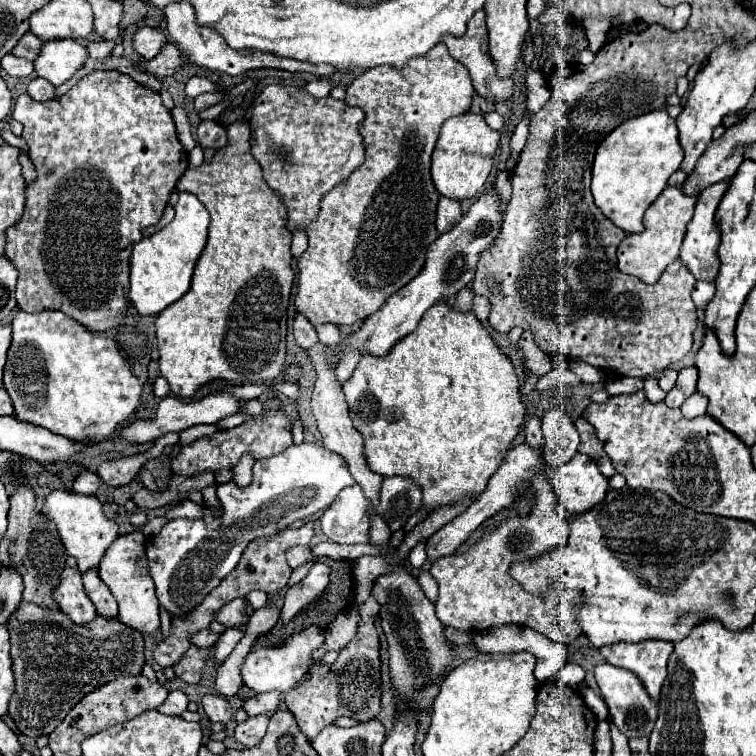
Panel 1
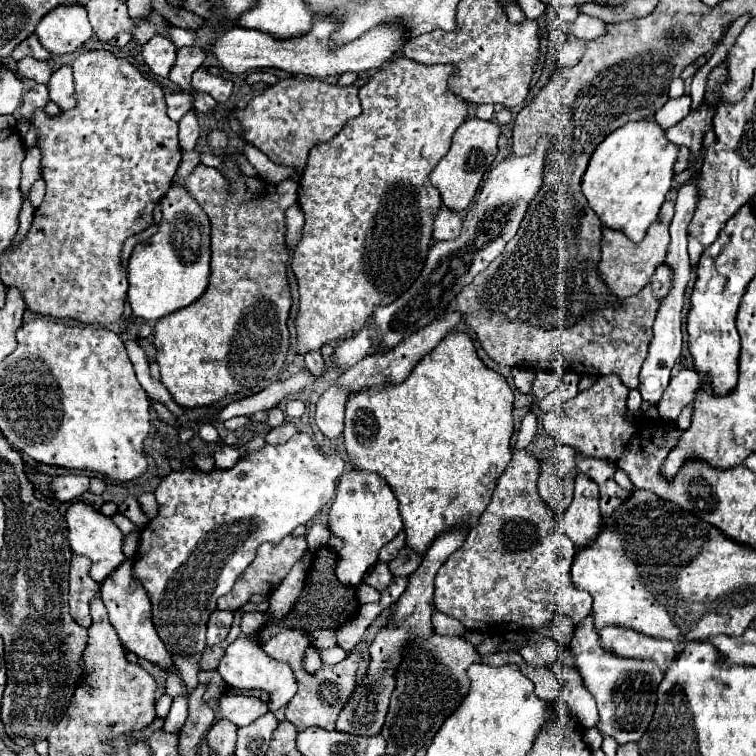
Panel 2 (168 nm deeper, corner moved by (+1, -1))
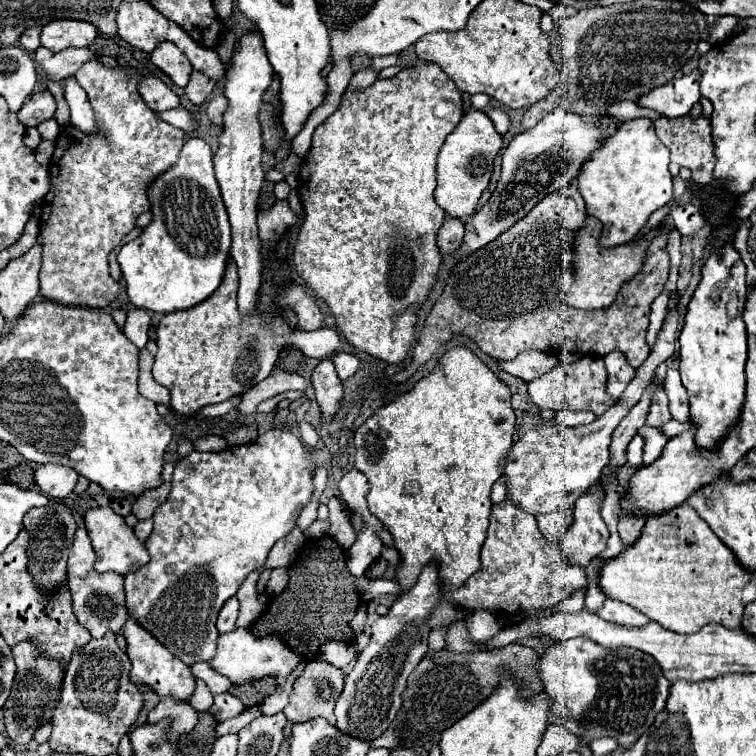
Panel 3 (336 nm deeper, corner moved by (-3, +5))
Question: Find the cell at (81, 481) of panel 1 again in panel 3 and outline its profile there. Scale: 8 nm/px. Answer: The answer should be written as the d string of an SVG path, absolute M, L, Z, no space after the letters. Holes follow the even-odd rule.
M37 466L35 468L35 482L41 488L43 494L47 494L49 498L67 498L75 484L79 480L79 474L73 472L73 468L65 468L65 466Z

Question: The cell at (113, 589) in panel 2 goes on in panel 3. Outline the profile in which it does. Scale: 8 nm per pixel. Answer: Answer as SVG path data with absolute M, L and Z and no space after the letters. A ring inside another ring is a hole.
M127 612L127 622L125 622L121 634L127 640L127 656L133 664L131 676L133 676L135 684L151 686L161 698L173 696L179 700L187 700L189 694L193 694L195 676L191 674L191 668L185 666L181 660L177 660L177 656L173 656L155 636L151 636L151 632L147 632L141 624L137 624L137 618L131 612Z

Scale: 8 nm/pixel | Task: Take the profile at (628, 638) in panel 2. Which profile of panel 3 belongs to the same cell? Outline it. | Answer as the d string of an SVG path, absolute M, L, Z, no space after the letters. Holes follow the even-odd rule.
M605 600L599 616L603 620L609 620L613 624L621 624L621 626L633 626L633 628L643 628L649 624L649 618L641 612L637 612L635 608L629 608L627 604L621 604L617 600Z

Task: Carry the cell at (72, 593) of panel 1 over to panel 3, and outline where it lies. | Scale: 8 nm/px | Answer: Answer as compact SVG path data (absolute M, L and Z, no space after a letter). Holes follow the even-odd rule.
M73 512L73 516L77 516L77 532L75 532L75 542L71 546L71 552L69 552L69 562L67 562L67 584L69 584L69 590L73 594L73 612L77 616L77 620L91 632L93 638L101 638L107 630L113 630L113 632L119 632L127 620L127 608L125 608L125 594L123 594L123 578L117 576L117 574L99 574L95 572L95 552L91 548L91 540L85 532L85 526L81 524L81 516L77 512Z

